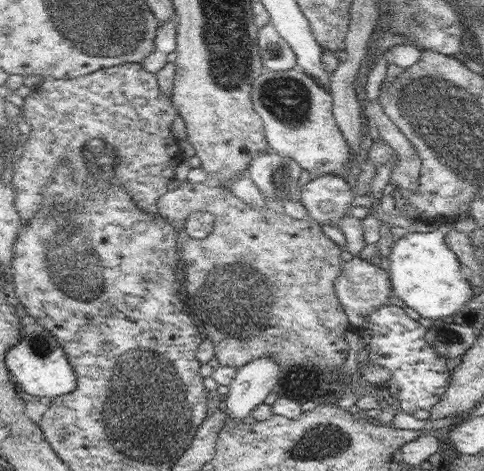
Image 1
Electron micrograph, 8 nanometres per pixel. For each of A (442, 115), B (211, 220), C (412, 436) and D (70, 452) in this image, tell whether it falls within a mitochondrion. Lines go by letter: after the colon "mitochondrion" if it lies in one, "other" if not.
A: mitochondrion
B: other
C: other
D: other

